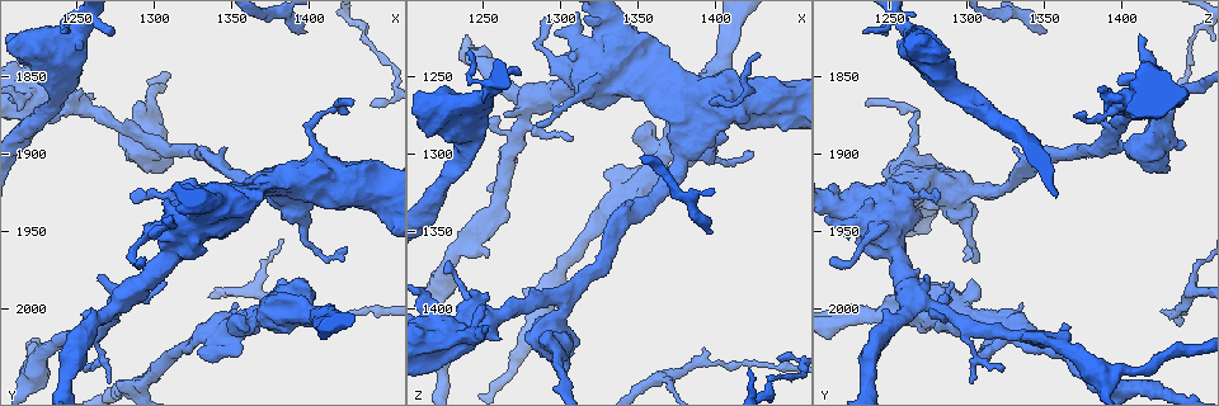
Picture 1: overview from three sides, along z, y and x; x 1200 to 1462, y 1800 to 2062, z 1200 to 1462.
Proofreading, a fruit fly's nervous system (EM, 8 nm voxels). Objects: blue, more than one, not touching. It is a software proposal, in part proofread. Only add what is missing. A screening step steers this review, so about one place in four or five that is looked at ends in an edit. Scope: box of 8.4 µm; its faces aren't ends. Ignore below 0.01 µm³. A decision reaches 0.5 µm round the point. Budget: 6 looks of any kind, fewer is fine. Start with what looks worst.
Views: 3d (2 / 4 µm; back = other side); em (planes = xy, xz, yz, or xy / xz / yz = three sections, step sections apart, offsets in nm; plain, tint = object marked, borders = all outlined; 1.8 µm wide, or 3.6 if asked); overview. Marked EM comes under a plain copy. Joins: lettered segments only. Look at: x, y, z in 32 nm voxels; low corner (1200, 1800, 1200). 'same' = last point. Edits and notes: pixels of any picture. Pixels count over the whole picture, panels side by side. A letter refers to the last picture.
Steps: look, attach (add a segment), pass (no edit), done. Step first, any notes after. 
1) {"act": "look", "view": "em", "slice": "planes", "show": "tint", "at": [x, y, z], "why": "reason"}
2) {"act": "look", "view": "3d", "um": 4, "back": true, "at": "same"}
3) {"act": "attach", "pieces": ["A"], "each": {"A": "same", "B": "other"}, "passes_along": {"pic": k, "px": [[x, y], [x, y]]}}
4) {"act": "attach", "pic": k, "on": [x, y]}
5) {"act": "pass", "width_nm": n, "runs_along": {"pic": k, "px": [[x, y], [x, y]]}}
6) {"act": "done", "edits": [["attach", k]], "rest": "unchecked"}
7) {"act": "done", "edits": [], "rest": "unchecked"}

{"act": "look", "view": "em", "slice": "xz", "step": 8, "show": "borders", "at": [1398, 1822, 1352], "why": "branch stops here"}

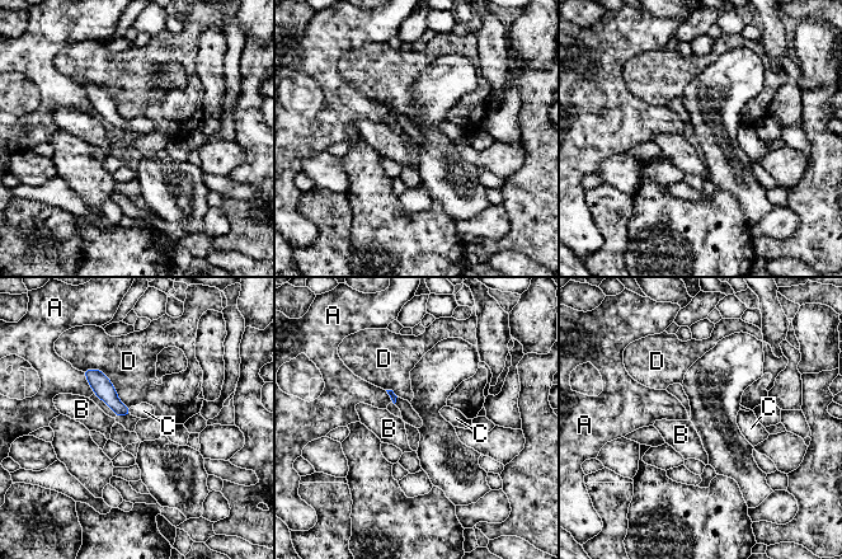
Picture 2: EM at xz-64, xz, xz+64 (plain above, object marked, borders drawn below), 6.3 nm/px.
{"act": "attach", "pieces": ["C"], "each": {"A": "other", "B": "other", "C": "same", "D": "other"}, "passes_along": {"pic": 2, "px": [[103, 388], [130, 410], [144, 410]]}, "found": "the cell continues"}

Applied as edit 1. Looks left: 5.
{"act": "look", "view": "3d", "um": 2, "at": [1296, 1952, 1224], "why": "an open end"}

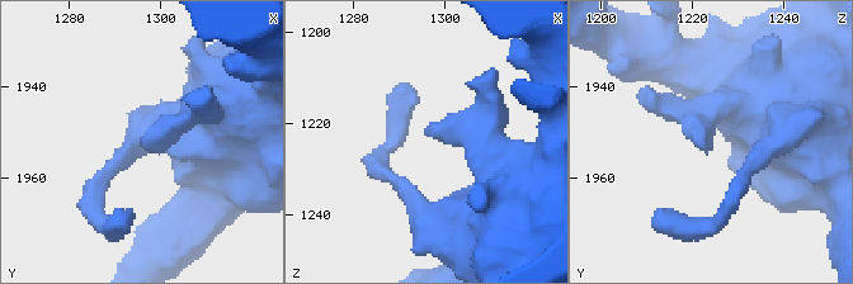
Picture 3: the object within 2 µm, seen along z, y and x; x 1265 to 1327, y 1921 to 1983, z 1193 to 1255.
{"act": "look", "view": "em", "slice": "planes", "show": "borders", "at": [1296, 1953, 1222], "why": "need the tissue"}

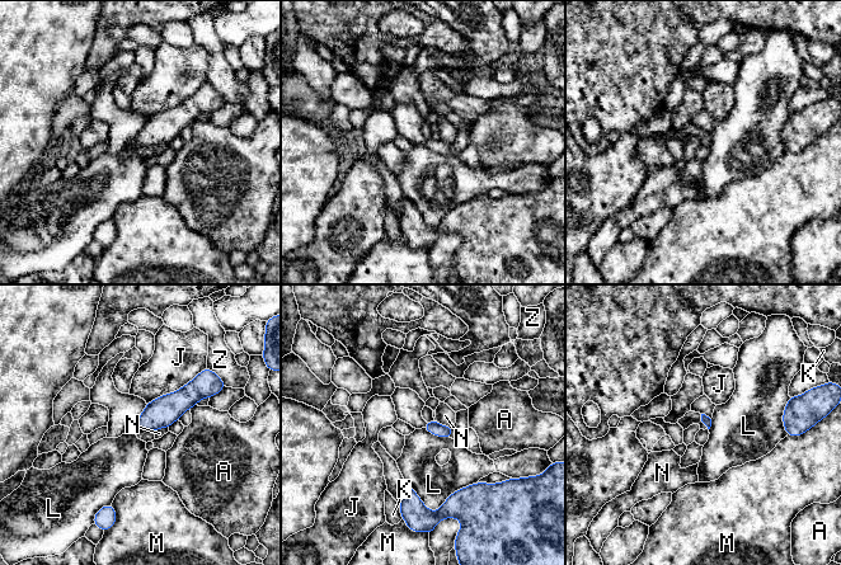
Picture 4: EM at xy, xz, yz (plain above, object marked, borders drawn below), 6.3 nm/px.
{"act": "pass", "each": {"A": "other", "J": "other", "K": "other", "L": "other", "M": "other", "N": "other", "Z": "other"}, "border": {"pic": 4, "px": [[477, 481], [435, 511], [404, 483]]}, "found": "no lettered segment goes on from it"}

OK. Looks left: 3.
{"act": "look", "view": "em", "slice": "yz", "step": 16, "show": "borders", "at": [1262, 1978, 1274], "why": "free end"}

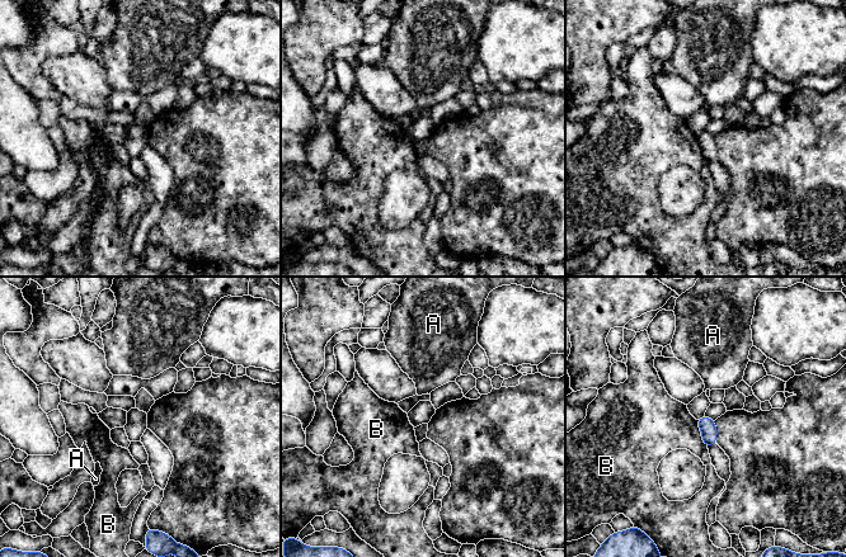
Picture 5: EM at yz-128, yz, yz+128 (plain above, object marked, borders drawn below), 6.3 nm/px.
{"act": "look", "view": "em", "slice": "planes", "show": "borders", "at": "same"}

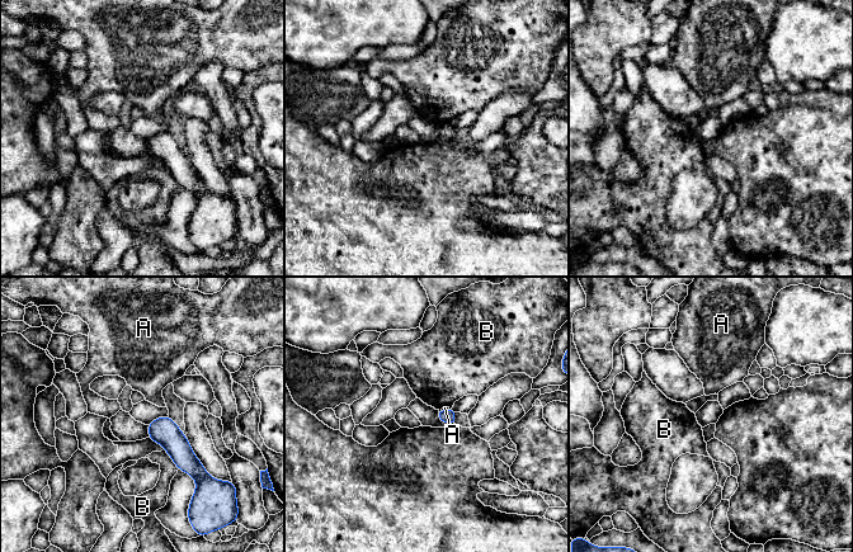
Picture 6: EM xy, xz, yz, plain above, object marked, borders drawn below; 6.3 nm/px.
{"act": "pass", "longest_contact_nm": ["B", 170], "each": {"A": "other", "B": "other"}, "border": {"pic": 6, "px": [[164, 448], [179, 468]]}, "found": "none of them fits"}

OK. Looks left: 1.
{"act": "done", "edits": [["attach", 2]], "rest": "unchecked"}

